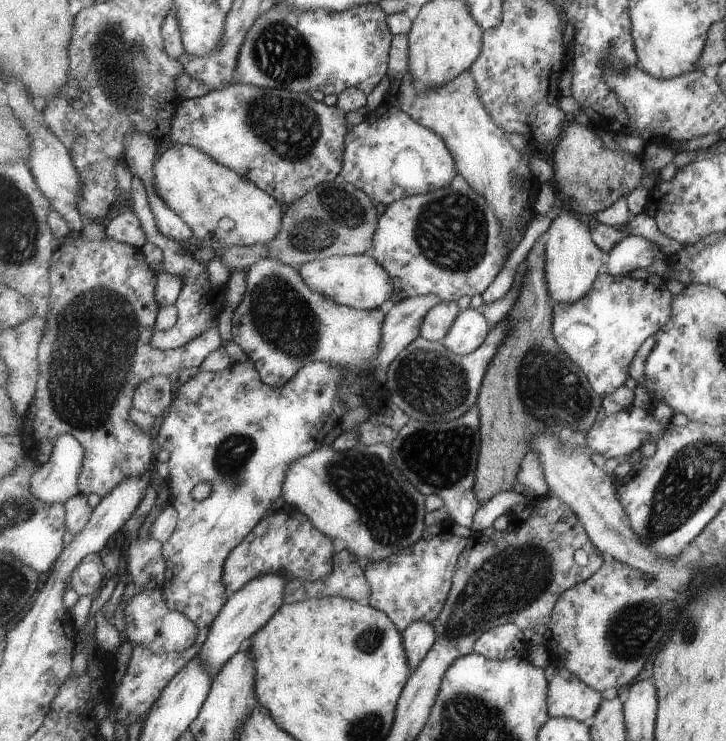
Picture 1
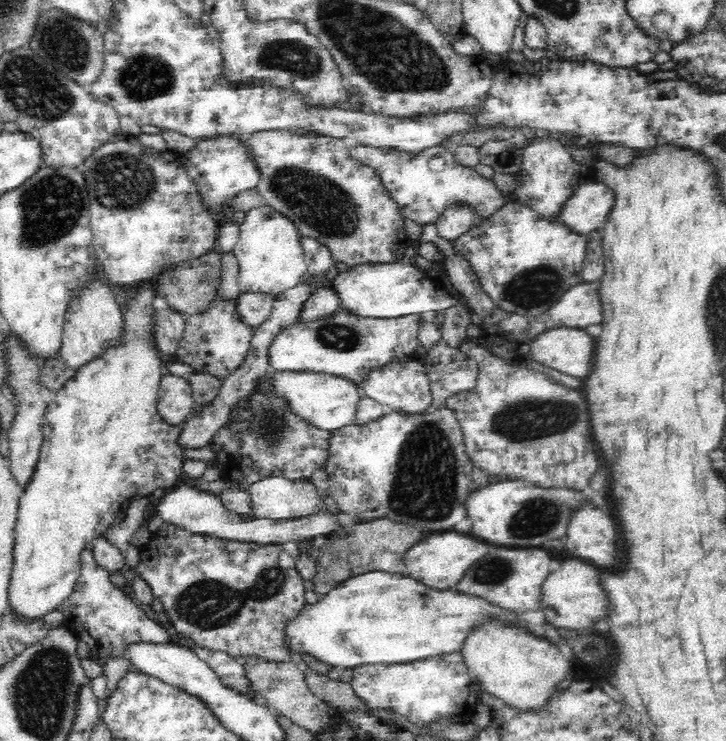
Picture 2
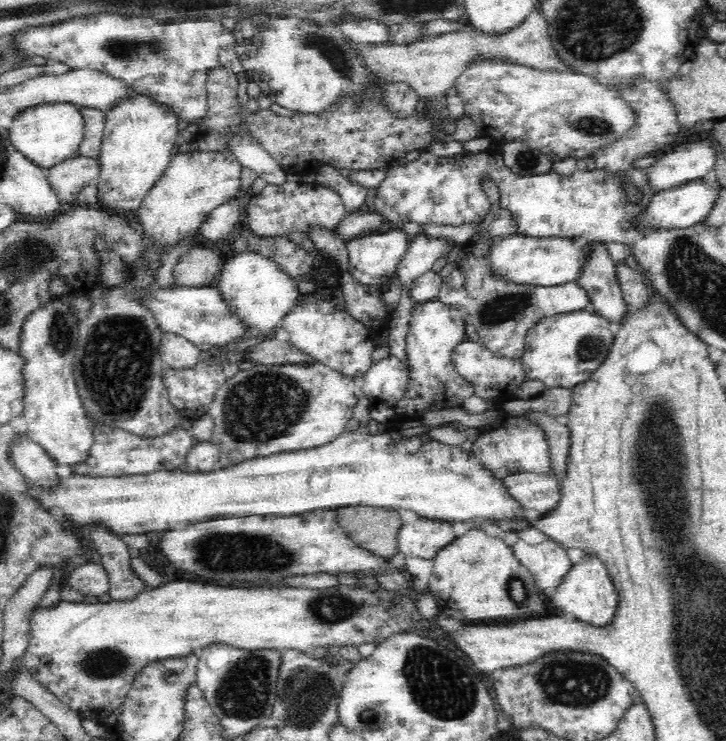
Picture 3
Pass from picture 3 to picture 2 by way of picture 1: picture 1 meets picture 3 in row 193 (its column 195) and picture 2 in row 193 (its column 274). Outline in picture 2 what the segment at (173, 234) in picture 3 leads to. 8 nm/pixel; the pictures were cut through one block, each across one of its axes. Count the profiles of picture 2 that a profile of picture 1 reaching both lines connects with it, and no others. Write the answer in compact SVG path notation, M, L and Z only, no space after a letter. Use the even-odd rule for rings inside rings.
M234 135L206 138L198 141L188 154L181 152L188 176L198 191L200 203L219 222L227 217L228 207L235 198L256 187L259 181L259 172L239 140Z

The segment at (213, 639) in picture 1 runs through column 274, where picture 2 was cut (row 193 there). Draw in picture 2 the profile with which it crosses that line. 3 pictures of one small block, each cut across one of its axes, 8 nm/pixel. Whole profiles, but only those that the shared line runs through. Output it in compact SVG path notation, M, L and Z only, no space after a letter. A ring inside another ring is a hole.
M583 181L564 204L559 221L590 236L592 231L605 227L615 203L616 194L604 182Z

